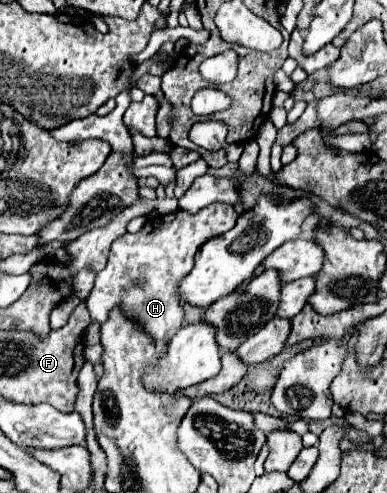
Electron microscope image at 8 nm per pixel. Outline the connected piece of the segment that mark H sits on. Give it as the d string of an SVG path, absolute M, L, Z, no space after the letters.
M214 202L214 204L202 208L198 214L186 214L186 212L178 210L174 214L150 218L146 222L146 226L142 226L140 232L124 234L122 238L114 240L114 244L110 248L108 264L102 272L96 274L94 288L92 288L90 296L86 298L86 308L90 312L90 320L96 324L102 324L102 322L106 322L110 310L120 308L122 314L126 314L126 318L130 318L132 322L142 326L142 330L150 338L168 342L174 336L174 332L184 326L184 300L178 296L178 286L180 286L180 280L184 276L188 276L188 272L192 270L194 254L210 238L228 232L236 224L236 218L238 218L238 214L230 204Z

